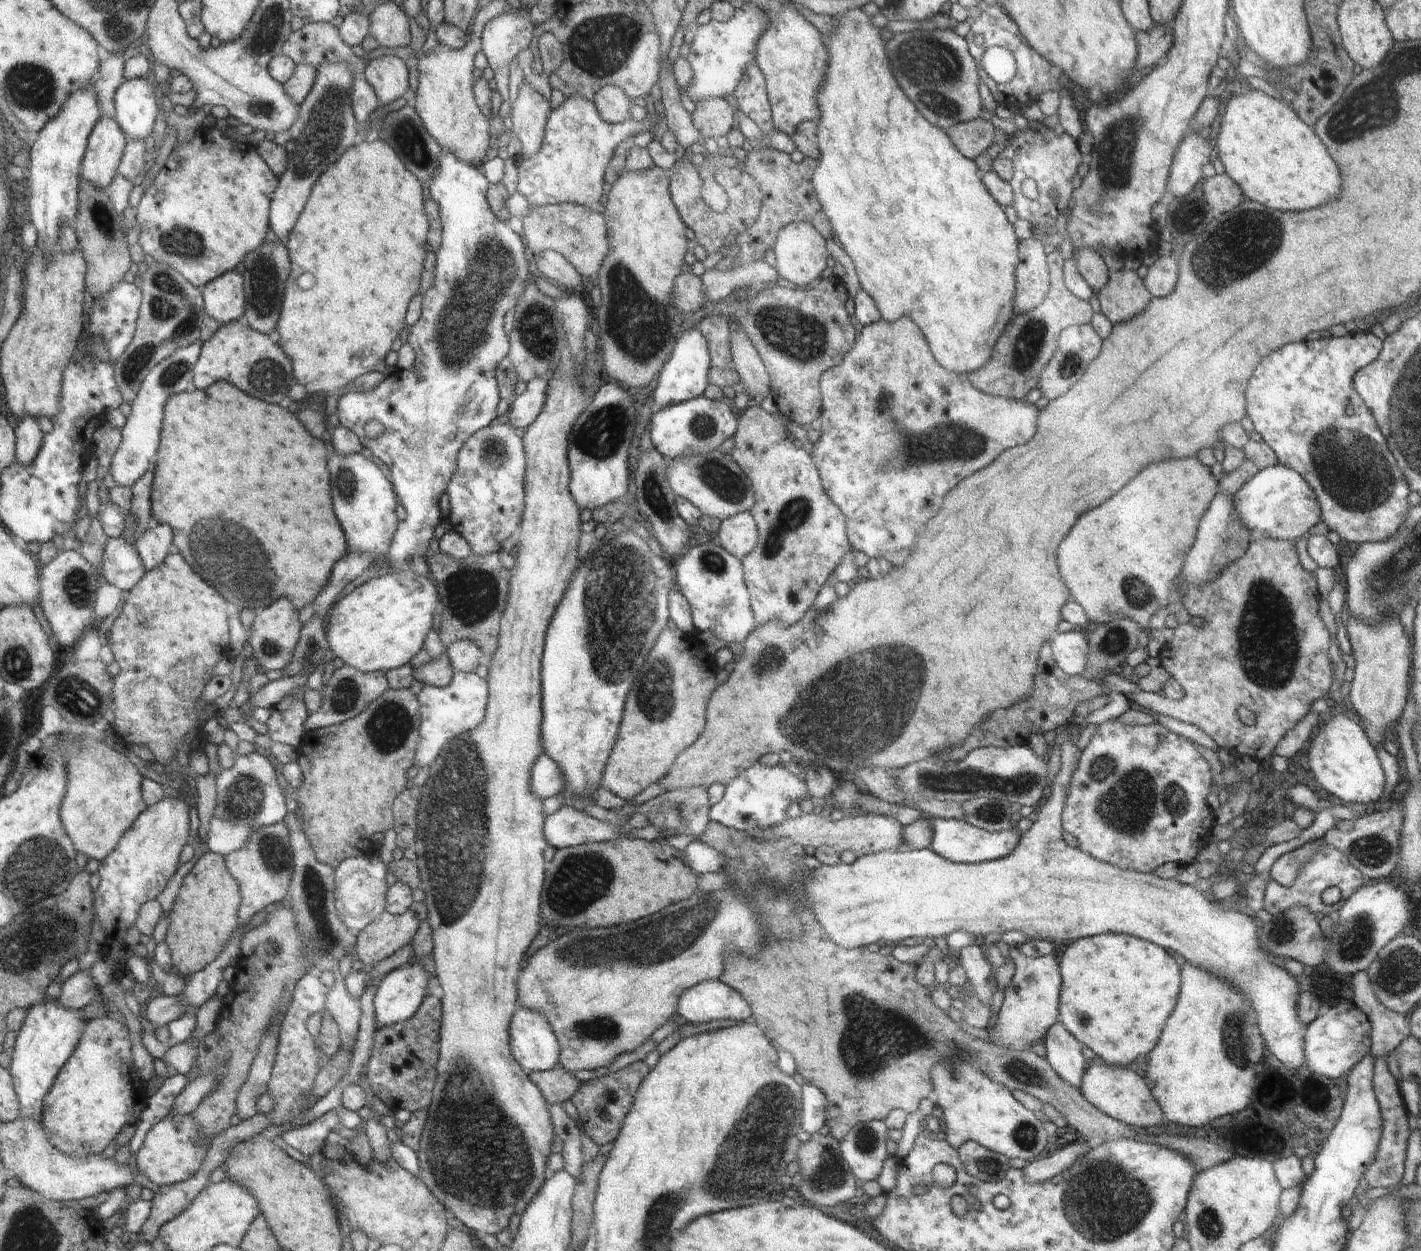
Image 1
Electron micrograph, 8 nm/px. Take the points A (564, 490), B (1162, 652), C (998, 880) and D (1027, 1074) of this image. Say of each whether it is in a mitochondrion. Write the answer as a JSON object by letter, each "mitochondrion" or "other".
{"A":"other","B":"other","C":"other","D":"mitochondrion"}

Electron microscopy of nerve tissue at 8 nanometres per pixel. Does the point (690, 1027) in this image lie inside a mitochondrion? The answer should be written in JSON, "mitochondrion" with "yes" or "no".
{"mitochondrion":"no"}

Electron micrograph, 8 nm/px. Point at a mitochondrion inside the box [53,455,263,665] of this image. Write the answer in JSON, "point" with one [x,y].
{"point":[76,588]}

